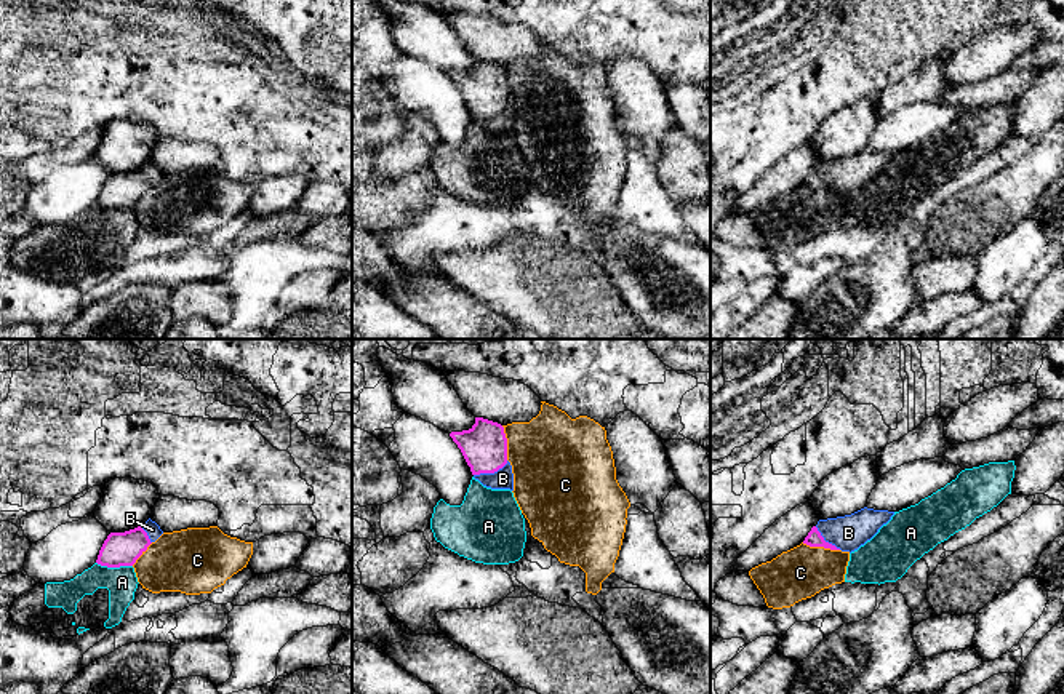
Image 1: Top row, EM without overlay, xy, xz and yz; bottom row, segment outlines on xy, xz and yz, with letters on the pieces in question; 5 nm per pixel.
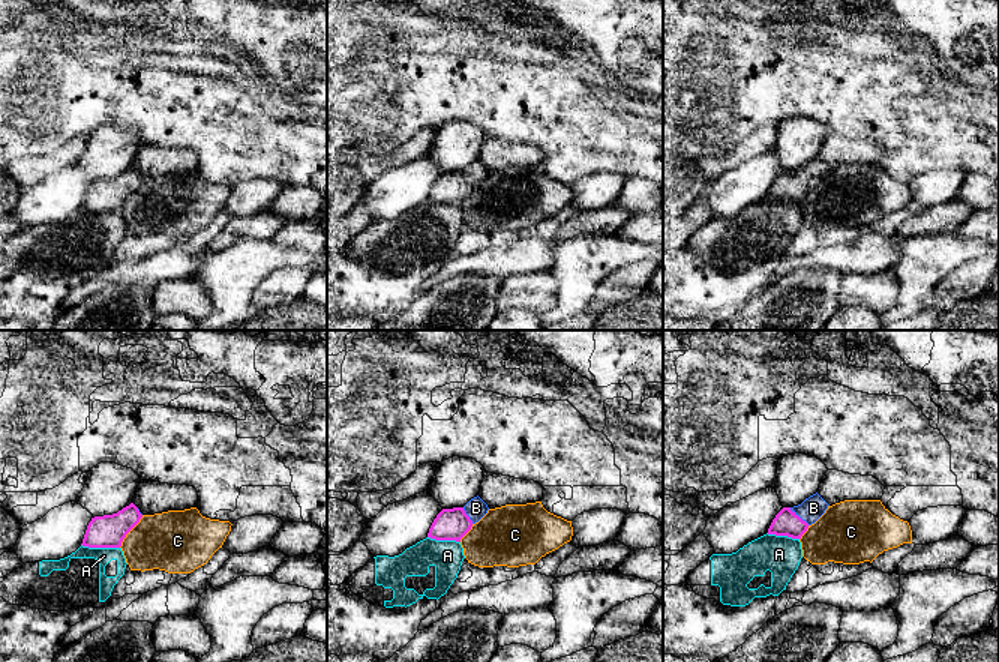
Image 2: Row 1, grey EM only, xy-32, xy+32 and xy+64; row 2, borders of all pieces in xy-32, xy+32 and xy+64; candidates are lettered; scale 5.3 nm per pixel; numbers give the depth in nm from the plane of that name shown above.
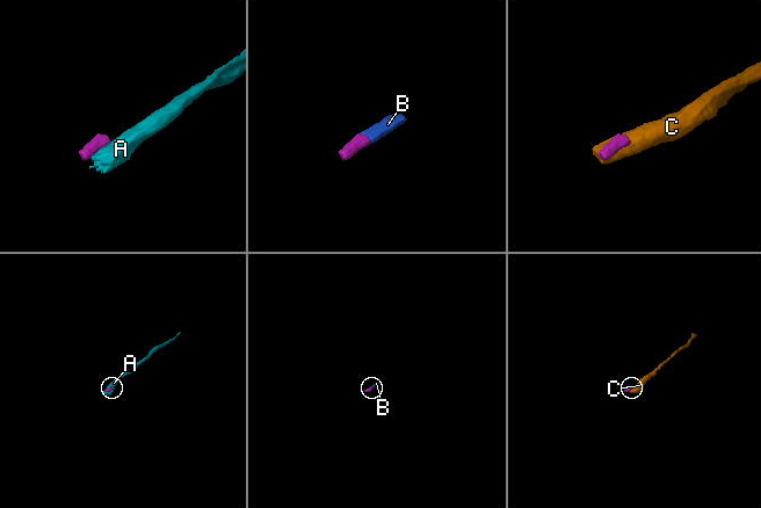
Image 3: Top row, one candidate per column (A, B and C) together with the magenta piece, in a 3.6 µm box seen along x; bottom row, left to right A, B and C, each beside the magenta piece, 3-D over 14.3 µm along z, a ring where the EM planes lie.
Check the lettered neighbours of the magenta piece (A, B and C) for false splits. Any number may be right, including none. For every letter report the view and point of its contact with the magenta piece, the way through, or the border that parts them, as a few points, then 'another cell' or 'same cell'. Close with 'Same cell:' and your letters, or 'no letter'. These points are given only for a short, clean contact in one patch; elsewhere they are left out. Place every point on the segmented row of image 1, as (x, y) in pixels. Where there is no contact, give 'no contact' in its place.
A: meets magenta in xy at (114, 566); border along xy (96, 562), (106, 566), (132, 566); another cell
B: meets magenta in xz at (490, 472); runs through xz (484, 446), (490, 472), (503, 478); same cell
C: meets magenta in yz at (821, 546); border along yz (802, 542), (812, 547), (839, 550); another cell
Same cell: B

